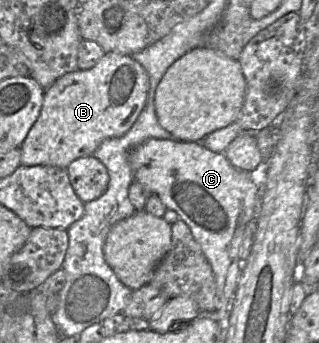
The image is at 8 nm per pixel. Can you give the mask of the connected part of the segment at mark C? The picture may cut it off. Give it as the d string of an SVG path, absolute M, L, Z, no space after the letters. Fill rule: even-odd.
M150 138L150 139L146 140L146 141L144 141L143 143L139 144L138 146L134 147L131 150L131 152L129 153L128 159L129 159L129 164L131 166L132 172L133 172L134 182L138 182L141 185L143 185L151 194L157 195L160 198L160 200L162 201L162 203L166 206L166 208L174 210L178 214L179 218L181 220L183 220L188 225L188 227L190 228L191 233L192 233L194 239L200 245L201 250L202 250L205 258L207 259L208 263L211 266L212 272L213 272L214 277L215 277L215 283L216 283L216 297L217 297L216 298L216 306L217 306L216 312L215 312L214 315L203 315L203 316L211 316L211 317L214 317L214 318L218 319L220 322L225 322L227 317L228 317L228 315L229 315L230 307L232 305L233 298L234 298L234 295L235 295L235 291L236 291L237 286L238 286L238 280L239 280L239 277L240 277L243 265L244 265L244 261L239 256L239 249L240 249L242 240L244 238L244 233L245 233L246 227L247 227L247 225L249 223L255 223L256 218L257 218L257 216L259 215L259 212L260 212L260 198L262 196L262 192L263 192L263 190L265 188L265 184L266 184L266 173L265 173L266 172L266 162L262 160L262 162L258 165L257 169L254 170L254 171L242 171L242 170L239 170L239 169L235 168L229 162L228 158L225 156L224 153L212 152L212 151L208 150L207 148L205 148L204 146L202 146L202 143L200 143L200 142L182 142L182 141L173 141L173 140L155 139L155 138Z

